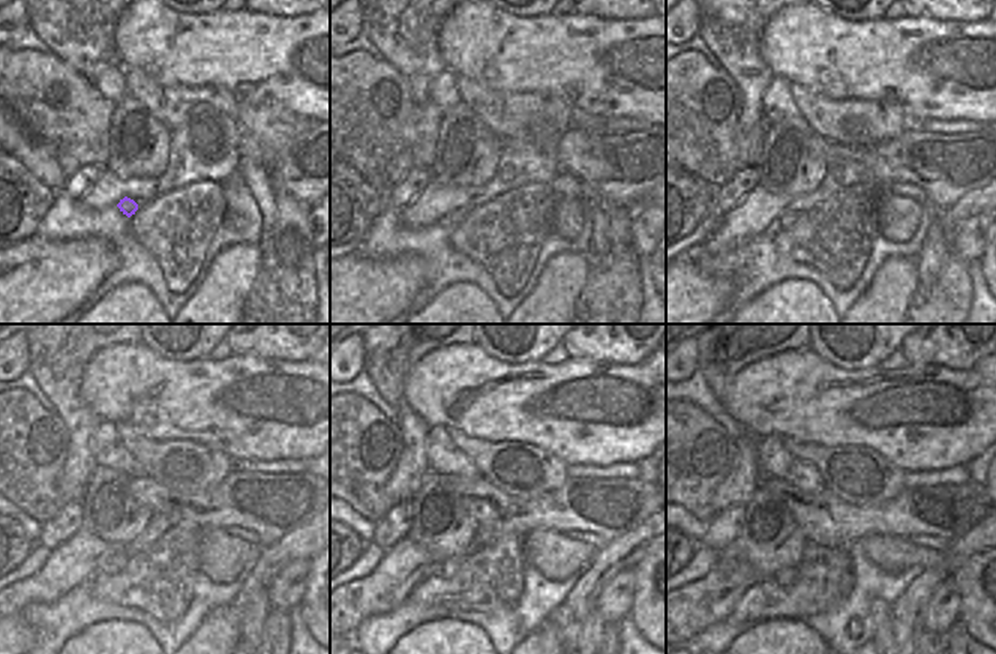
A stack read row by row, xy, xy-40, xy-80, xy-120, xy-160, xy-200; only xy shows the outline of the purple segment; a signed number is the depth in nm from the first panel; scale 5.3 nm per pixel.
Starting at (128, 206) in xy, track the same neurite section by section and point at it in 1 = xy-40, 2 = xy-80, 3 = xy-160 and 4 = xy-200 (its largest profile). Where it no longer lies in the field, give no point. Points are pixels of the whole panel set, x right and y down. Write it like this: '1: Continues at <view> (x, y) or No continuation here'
1: Continues at xy-40 (455, 218)
2: Continues at xy-80 (783, 224)
3: Continues at xy-160 (449, 567)
4: Continues at xy-200 (785, 576).

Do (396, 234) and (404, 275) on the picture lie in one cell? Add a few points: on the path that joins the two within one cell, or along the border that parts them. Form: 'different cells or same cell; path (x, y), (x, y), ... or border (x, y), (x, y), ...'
different cells; border (365, 255), (417, 255), (425, 261), (429, 276)

